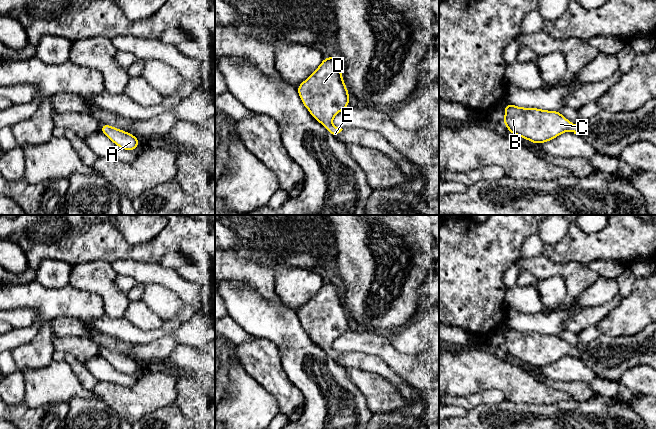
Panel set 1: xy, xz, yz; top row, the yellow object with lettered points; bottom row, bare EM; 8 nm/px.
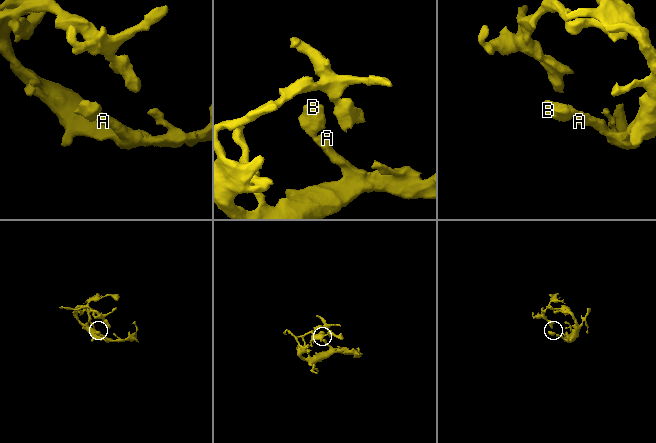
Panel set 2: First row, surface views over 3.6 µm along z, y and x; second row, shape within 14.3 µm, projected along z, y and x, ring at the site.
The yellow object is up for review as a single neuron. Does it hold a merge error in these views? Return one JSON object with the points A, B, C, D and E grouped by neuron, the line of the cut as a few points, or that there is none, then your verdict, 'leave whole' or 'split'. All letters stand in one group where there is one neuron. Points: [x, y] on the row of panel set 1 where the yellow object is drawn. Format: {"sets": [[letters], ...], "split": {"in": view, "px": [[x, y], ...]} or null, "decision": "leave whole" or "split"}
{"sets": [["A", "B", "C", "D", "E"]], "split": null, "decision": "leave whole"}

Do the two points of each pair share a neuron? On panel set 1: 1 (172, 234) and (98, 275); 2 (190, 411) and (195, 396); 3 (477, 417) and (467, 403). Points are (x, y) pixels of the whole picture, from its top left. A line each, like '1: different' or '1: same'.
1: different
2: same
3: different

